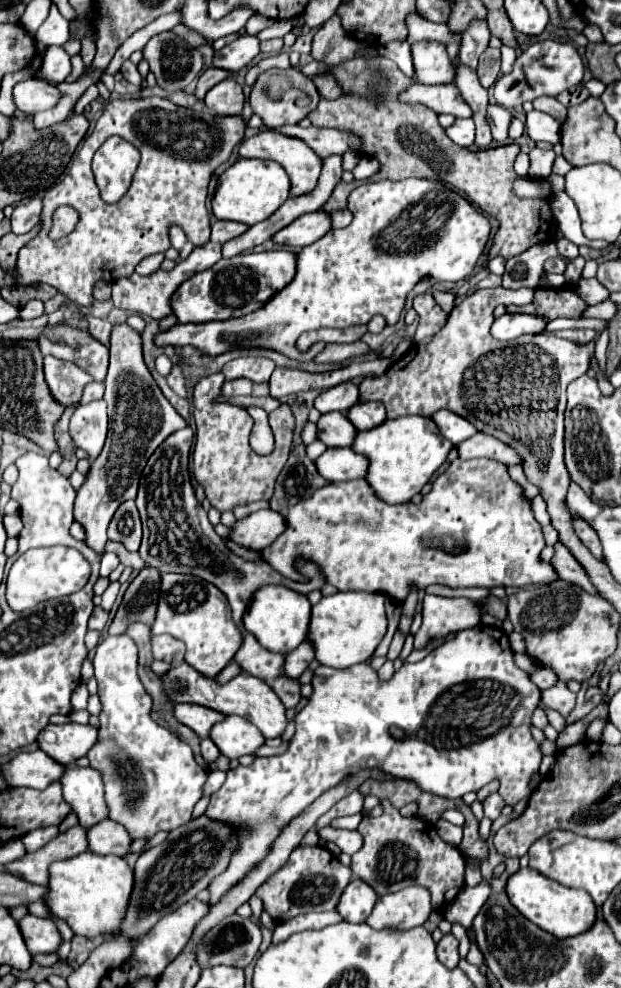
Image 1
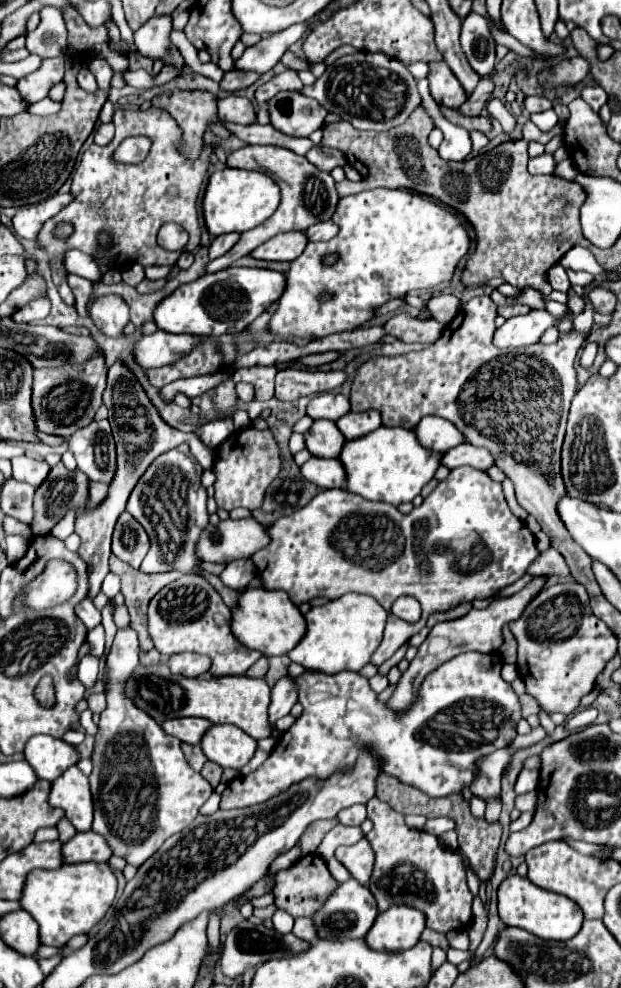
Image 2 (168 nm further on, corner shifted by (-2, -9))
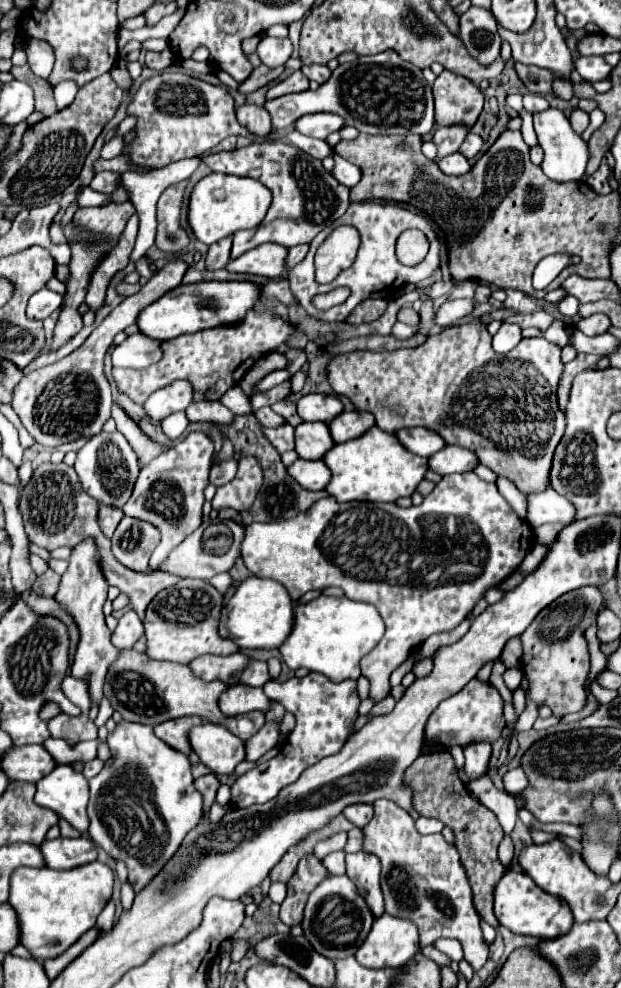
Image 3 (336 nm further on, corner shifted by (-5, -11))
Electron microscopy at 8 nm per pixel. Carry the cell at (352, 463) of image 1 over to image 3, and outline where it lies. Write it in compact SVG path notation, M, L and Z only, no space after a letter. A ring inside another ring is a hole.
M298 458L288 466L288 472L304 490L324 490L330 480L330 470L326 470L326 464L322 460L310 462Z

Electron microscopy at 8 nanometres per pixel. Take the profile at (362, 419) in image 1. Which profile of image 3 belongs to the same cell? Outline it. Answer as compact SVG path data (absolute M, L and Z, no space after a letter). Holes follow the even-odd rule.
M342 412L338 414L330 424L330 434L332 434L332 440L336 444L340 442L346 442L346 440L352 440L352 438L358 438L362 436L366 430L370 430L374 426L374 416L370 412Z

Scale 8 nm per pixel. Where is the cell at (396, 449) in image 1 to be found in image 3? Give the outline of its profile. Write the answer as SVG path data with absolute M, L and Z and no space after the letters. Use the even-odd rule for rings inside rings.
M372 426L360 438L334 444L334 448L330 448L322 460L332 472L332 478L326 484L326 492L338 502L396 502L400 496L412 496L424 478L424 472L428 470L426 458L408 452L394 438L394 434L378 430L376 426Z

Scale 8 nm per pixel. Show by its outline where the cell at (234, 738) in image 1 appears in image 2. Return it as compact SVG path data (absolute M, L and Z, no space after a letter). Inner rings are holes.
M217 724L205 732L201 738L201 748L205 756L221 768L241 770L253 758L257 740L233 724Z

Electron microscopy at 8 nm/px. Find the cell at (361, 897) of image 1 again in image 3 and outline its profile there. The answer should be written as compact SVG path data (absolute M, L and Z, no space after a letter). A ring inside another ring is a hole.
M328 872L326 878L310 892L306 908L304 908L304 920L302 920L302 930L306 940L318 950L318 954L338 960L338 958L348 958L354 956L356 950L362 946L366 940L370 928L372 928L374 916L362 896L358 894L354 882L342 874L332 874Z

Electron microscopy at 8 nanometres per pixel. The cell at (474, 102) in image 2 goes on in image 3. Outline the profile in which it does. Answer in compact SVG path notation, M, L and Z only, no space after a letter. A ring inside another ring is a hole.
M438 126L434 130L434 134L432 134L432 142L438 148L438 154L436 154L434 160L438 162L438 160L458 152L458 148L460 148L462 140L466 138L466 134L468 134L468 130L464 126L448 126L448 128Z

